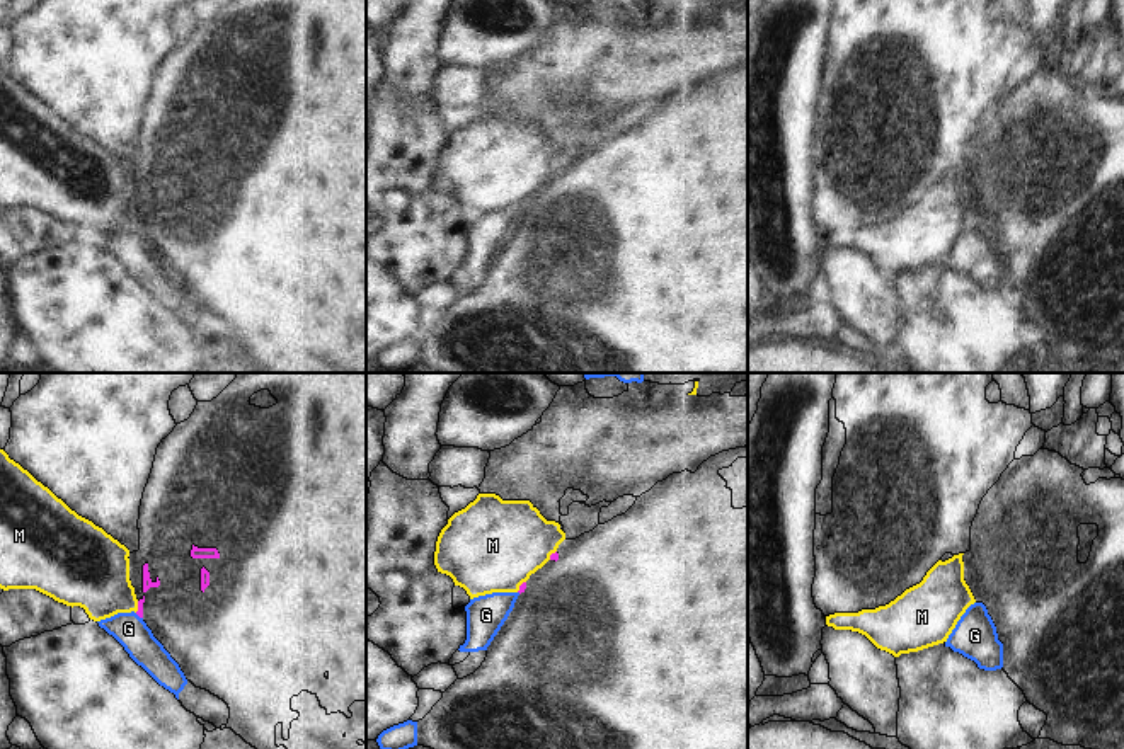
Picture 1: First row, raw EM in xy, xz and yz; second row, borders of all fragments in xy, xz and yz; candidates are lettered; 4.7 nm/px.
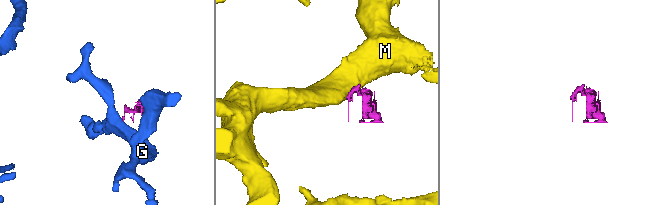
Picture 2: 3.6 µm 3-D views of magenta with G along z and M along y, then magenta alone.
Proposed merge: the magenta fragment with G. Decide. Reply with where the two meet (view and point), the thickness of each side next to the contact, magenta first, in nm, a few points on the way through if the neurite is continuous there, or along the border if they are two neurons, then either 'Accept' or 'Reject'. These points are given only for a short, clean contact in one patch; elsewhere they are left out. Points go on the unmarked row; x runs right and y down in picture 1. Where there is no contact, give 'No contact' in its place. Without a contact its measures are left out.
Touches magenta at xy (138, 234). Thickness 30 nm (magenta) against 160 nm. Boundary: xy (135, 232), (142, 237). Reject

